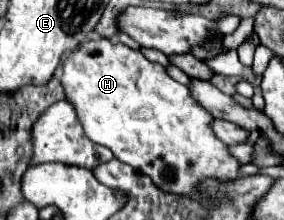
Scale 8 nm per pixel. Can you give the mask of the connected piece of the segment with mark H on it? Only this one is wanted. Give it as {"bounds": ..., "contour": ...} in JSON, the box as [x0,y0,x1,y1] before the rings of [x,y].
{"bounds":[60,37,238,197],"contour":[[[98,37],[84,41],[80,47],[66,53],[62,57],[60,71],[60,83],[64,87],[66,99],[76,109],[88,139],[112,149],[114,157],[122,163],[128,163],[136,171],[150,175],[160,189],[178,195],[200,197],[196,193],[200,179],[230,181],[238,177],[238,161],[210,129],[212,115],[190,97],[186,85],[174,81],[162,65],[148,61],[140,51],[106,37]]]}

